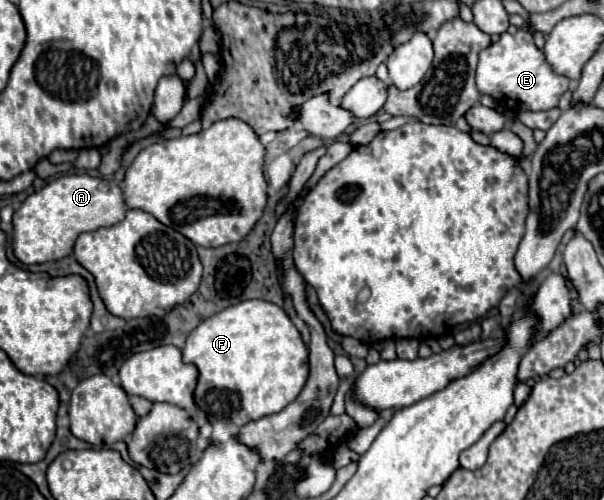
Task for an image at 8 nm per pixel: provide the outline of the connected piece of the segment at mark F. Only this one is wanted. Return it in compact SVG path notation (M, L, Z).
M262 299L240 301L240 303L232 305L232 307L226 307L226 309L222 309L220 313L216 313L216 315L204 319L204 321L188 335L186 347L182 349L182 359L184 359L184 363L194 363L194 365L198 367L198 371L200 371L200 379L198 379L196 393L194 393L196 407L198 407L202 413L206 413L208 421L214 423L214 421L220 419L220 421L224 421L226 425L236 425L236 427L242 427L242 425L246 425L248 421L256 421L256 419L260 419L260 417L264 417L264 415L272 415L272 413L278 413L280 409L284 409L288 403L292 403L292 401L298 397L300 389L304 387L304 383L306 383L306 379L308 379L308 347L304 345L304 341L302 341L302 337L300 337L300 331L294 327L292 319L286 315L286 311L284 311L282 307L278 307L278 305L270 303L270 301L262 301Z

